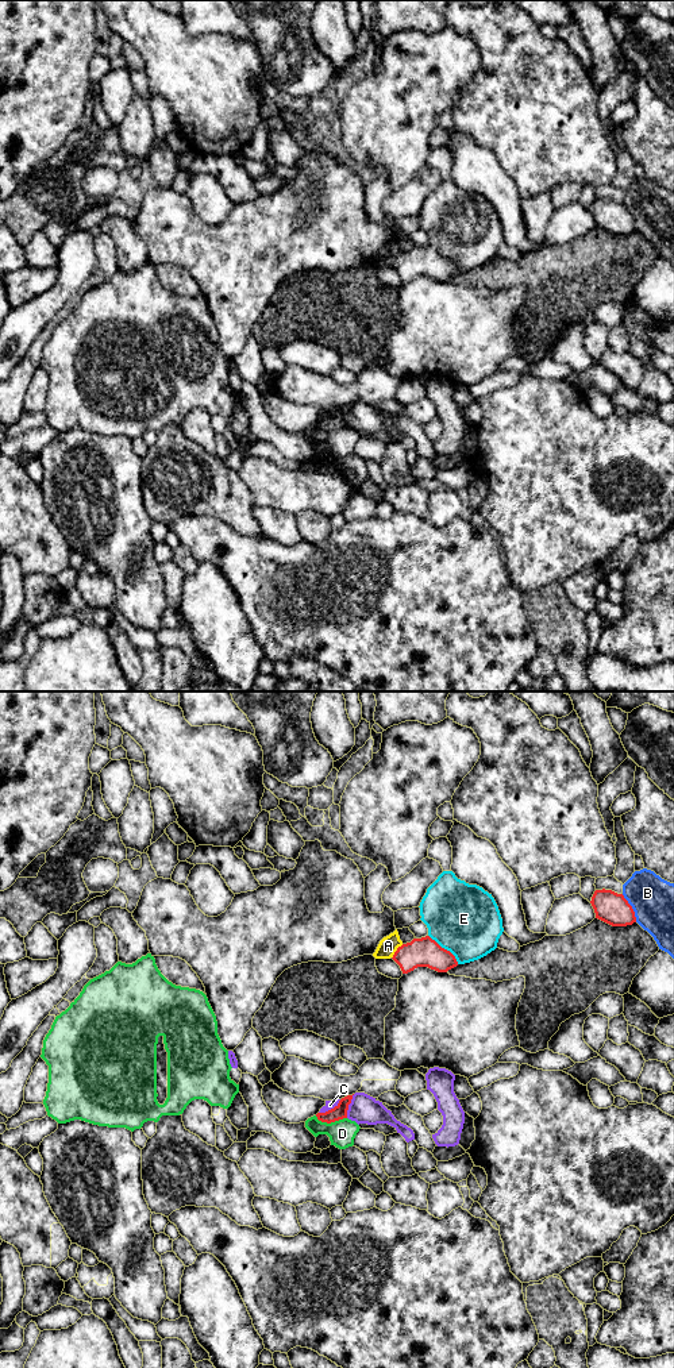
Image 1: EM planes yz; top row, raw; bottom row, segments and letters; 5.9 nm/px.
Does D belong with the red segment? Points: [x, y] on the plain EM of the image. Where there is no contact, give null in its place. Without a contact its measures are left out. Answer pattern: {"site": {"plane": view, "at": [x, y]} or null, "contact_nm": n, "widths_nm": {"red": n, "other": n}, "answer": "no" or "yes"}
{"site": {"plane": "yz", "at": [331, 430]}, "contact_nm": 190, "widths_nm": {"red": 90, "other": 160}, "answer": "no"}

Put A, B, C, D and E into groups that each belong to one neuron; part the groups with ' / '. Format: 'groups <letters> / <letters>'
groups A / B / C / D / E

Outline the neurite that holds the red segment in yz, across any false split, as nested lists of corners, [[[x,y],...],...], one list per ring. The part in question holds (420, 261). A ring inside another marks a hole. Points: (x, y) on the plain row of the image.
[[[430,244],[413,247],[411,251],[403,253],[392,267],[400,274],[403,282],[408,282],[417,275],[447,281],[458,274],[455,265]]]

